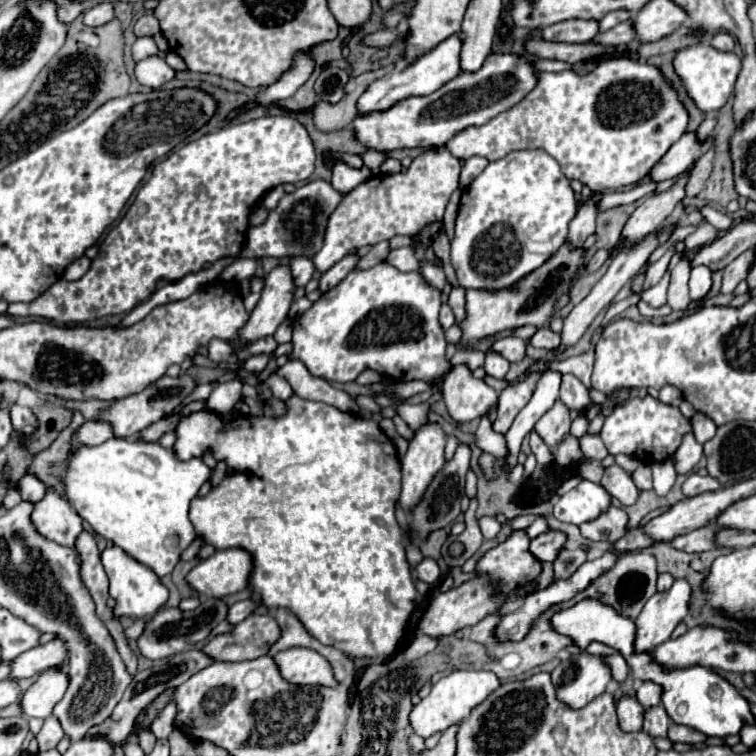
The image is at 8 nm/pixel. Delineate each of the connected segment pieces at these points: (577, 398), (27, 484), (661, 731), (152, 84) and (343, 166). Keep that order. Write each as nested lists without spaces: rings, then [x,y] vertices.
[[[570,373],[562,375],[562,385],[560,385],[560,401],[568,407],[568,409],[576,409],[576,411],[586,411],[590,409],[594,403],[588,395],[588,389],[582,385],[582,381]]]
[[[28,469],[26,471],[26,475],[20,479],[20,483],[18,483],[18,487],[20,487],[20,493],[22,493],[22,499],[26,499],[26,501],[40,501],[42,497],[44,497],[44,491],[46,491],[46,485]]]
[[[656,705],[646,711],[644,717],[644,731],[652,737],[666,737],[670,727],[670,717],[666,715],[666,709],[662,705]]]
[[[158,55],[146,57],[136,63],[136,79],[150,89],[160,89],[166,81],[174,77],[174,73],[176,71]]]
[[[340,157],[332,159],[332,185],[342,193],[352,191],[358,183],[362,183],[370,177],[372,177],[372,171],[368,167],[350,167]]]

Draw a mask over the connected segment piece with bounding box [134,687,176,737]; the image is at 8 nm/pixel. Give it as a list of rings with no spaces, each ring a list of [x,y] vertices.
[[[168,687],[162,695],[158,695],[154,701],[150,701],[140,713],[138,713],[138,717],[136,717],[136,721],[134,721],[134,737],[140,733],[140,731],[150,731],[152,729],[152,723],[154,723],[154,719],[160,715],[160,711],[170,703],[170,701],[174,701],[174,687]]]

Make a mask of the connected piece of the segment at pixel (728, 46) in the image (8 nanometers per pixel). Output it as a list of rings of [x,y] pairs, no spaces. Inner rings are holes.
[[[722,31],[722,33],[716,33],[716,35],[710,39],[710,45],[716,47],[716,49],[720,49],[720,51],[732,51],[734,45],[736,45],[736,39],[734,39],[734,35]]]

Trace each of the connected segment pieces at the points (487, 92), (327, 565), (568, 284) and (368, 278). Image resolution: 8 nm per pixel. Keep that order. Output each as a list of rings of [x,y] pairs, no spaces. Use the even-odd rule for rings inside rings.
[[[490,53],[486,57],[486,63],[478,71],[460,71],[452,81],[430,95],[402,99],[386,111],[356,115],[356,119],[352,121],[352,129],[356,139],[364,147],[380,153],[406,147],[440,147],[448,143],[458,131],[474,125],[484,125],[492,117],[520,103],[536,87],[536,81],[536,67],[528,57],[512,53]]]
[[[290,397],[288,401],[288,413],[280,419],[266,419],[266,417],[236,417],[230,421],[228,429],[224,427],[222,419],[216,415],[216,413],[210,413],[210,411],[200,411],[200,413],[194,413],[186,419],[182,419],[176,427],[176,443],[174,443],[174,449],[176,449],[176,455],[180,459],[190,459],[190,457],[200,457],[206,449],[212,449],[214,457],[220,461],[228,461],[228,467],[234,467],[238,471],[244,471],[244,469],[250,469],[254,471],[258,477],[264,479],[264,487],[262,491],[256,491],[254,485],[248,481],[246,475],[232,475],[232,477],[226,477],[218,487],[214,487],[204,499],[196,497],[190,505],[190,521],[194,523],[194,529],[198,535],[204,537],[206,543],[214,545],[216,549],[228,549],[228,547],[242,547],[246,551],[252,553],[252,559],[254,559],[254,571],[252,571],[252,577],[250,577],[250,587],[262,597],[262,603],[268,607],[268,609],[276,609],[276,607],[288,607],[298,619],[300,623],[306,627],[306,631],[316,637],[320,643],[324,645],[332,645],[340,651],[344,651],[346,655],[350,657],[360,657],[360,659],[386,659],[390,655],[394,655],[394,651],[398,649],[400,641],[404,639],[404,633],[406,633],[406,625],[408,625],[408,619],[410,615],[414,613],[416,609],[416,585],[414,585],[414,579],[412,579],[412,571],[410,571],[410,563],[406,559],[406,549],[402,545],[402,533],[400,533],[400,527],[396,523],[396,517],[394,517],[394,503],[400,495],[400,461],[396,459],[396,449],[392,445],[392,441],[380,431],[378,427],[378,421],[380,421],[380,415],[374,415],[374,419],[366,421],[362,417],[356,417],[356,415],[348,415],[348,413],[340,413],[336,407],[330,407],[326,403],[318,403],[318,401],[306,401],[306,399],[300,399],[300,397]]]
[[[564,241],[562,247],[538,269],[530,275],[524,275],[514,283],[514,287],[506,287],[506,291],[466,291],[466,311],[468,317],[462,325],[462,341],[474,343],[476,339],[496,335],[506,329],[514,329],[520,325],[544,327],[550,323],[556,313],[556,303],[564,293],[570,293],[576,277],[584,271],[586,249],[574,247],[570,241]]]
[[[388,263],[366,271],[354,269],[294,321],[290,359],[302,361],[314,377],[326,381],[356,379],[366,369],[400,381],[408,373],[408,363],[410,379],[434,381],[448,369],[438,313],[440,291],[426,285],[420,273],[402,273]]]

